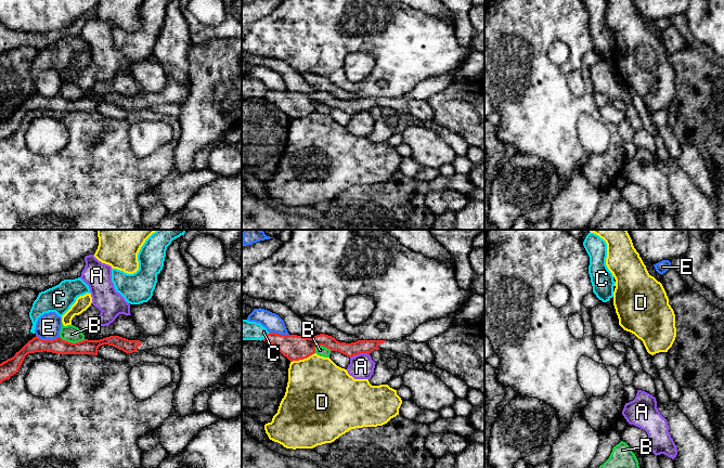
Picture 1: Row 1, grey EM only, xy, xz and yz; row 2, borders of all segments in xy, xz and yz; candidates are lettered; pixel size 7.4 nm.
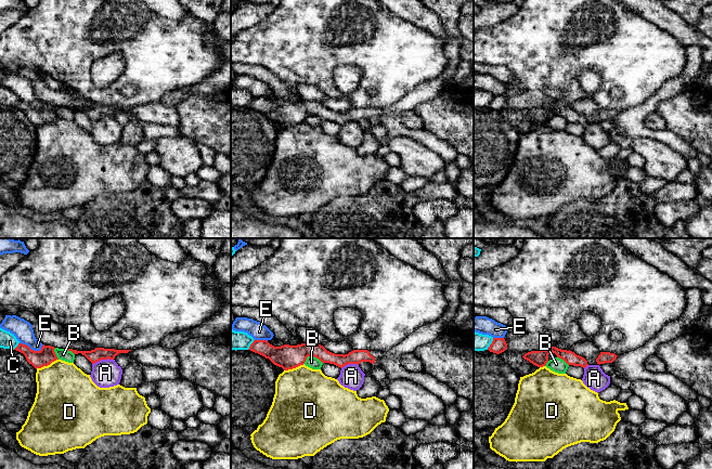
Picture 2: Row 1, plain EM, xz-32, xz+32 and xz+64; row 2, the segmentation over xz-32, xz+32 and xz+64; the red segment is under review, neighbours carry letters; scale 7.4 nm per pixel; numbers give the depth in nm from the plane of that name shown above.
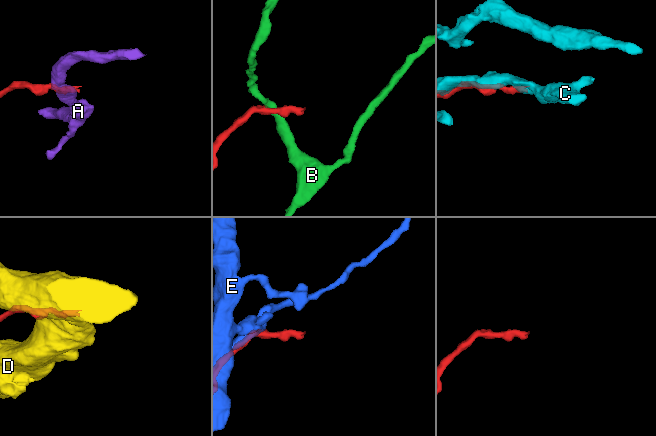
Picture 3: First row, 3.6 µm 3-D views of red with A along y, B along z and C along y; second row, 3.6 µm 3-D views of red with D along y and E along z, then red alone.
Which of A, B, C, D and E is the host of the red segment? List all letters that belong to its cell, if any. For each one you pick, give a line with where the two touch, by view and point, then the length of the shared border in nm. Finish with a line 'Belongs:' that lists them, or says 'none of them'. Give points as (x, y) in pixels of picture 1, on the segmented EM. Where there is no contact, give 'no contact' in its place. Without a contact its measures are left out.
Belongs: none of them

